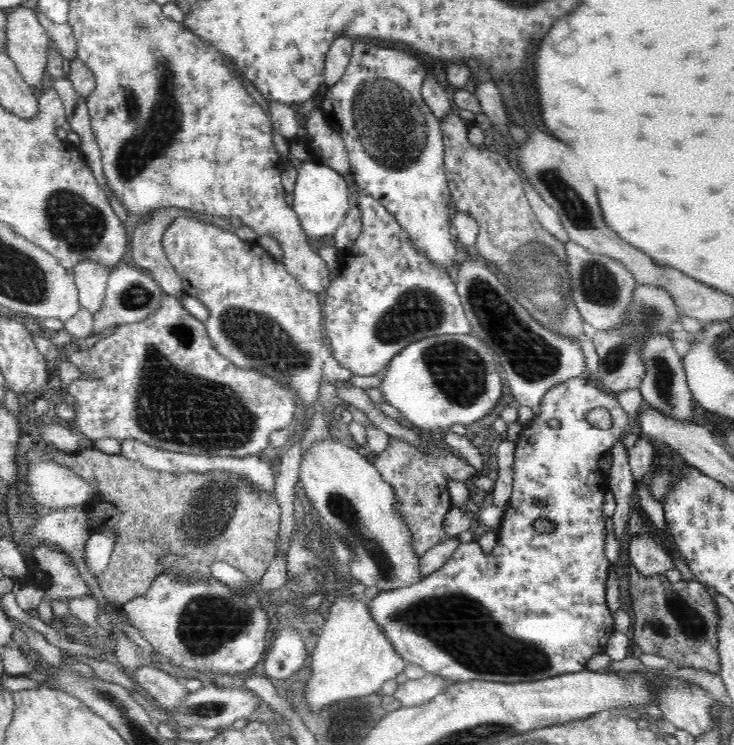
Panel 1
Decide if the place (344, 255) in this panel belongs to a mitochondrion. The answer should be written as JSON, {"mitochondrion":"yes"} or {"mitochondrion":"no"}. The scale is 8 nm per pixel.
{"mitochondrion":"no"}

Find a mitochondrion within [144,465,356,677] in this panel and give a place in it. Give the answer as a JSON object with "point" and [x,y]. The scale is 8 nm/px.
{"point":[202,520]}

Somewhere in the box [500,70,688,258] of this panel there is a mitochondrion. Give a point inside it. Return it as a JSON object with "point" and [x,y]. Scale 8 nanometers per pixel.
{"point":[577,211]}

